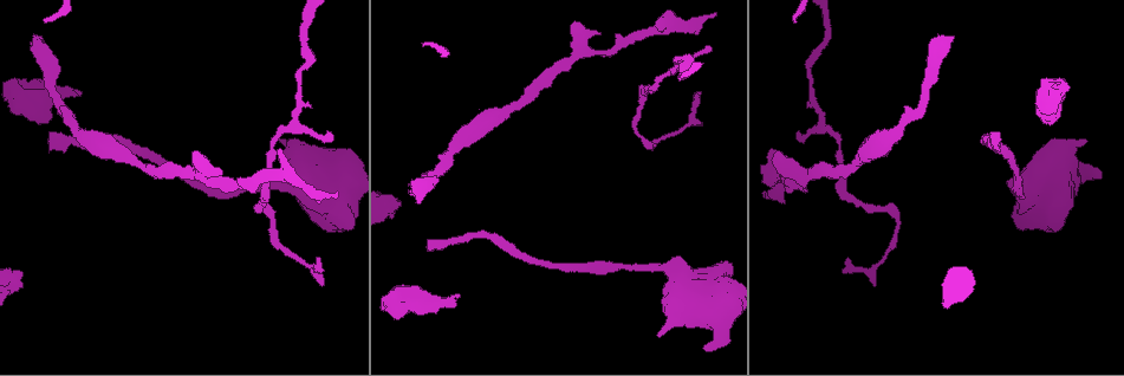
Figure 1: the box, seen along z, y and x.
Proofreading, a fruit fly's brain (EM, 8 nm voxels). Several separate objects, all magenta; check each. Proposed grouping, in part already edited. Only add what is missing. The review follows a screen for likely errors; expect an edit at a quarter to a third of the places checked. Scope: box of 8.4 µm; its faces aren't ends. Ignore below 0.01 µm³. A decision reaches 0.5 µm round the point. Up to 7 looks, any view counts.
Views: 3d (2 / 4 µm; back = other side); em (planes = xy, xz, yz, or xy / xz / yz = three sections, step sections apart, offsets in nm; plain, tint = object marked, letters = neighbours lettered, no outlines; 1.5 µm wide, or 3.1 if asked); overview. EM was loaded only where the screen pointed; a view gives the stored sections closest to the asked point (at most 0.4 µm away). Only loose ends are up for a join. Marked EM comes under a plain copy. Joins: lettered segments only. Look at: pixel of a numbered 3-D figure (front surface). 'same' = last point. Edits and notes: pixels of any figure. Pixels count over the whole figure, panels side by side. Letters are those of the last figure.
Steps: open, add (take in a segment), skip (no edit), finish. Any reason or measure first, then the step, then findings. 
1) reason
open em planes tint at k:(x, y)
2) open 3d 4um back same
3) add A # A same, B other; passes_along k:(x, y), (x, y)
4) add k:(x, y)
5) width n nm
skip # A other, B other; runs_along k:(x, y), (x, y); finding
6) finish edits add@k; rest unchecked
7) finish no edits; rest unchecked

branch stops here
open em planes letters at 1:(1098, 168)

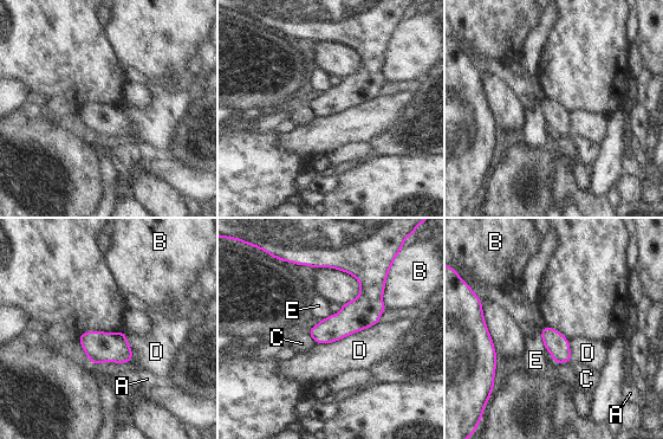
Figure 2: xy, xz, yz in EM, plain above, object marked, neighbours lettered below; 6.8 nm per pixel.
longest_contact D 460 nm
skip # A other, B other, C other, D other, E other; none of them fits

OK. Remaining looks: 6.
an open end
open em planes letters at 1:(458, 293)

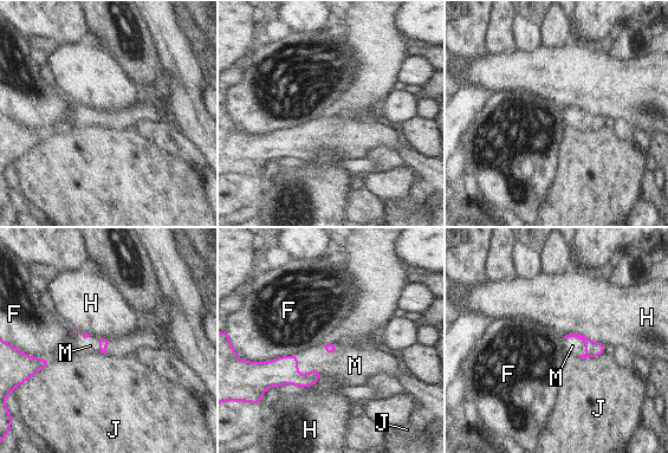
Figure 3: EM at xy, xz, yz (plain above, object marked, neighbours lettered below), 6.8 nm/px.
longest_contact F 320 nm
add M # F other, H other, J other, M same; passes_along 3:(283, 370), (303, 375), (337, 363); the neuron continues

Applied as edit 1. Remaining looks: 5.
finish edits add@3; rest unchecked

